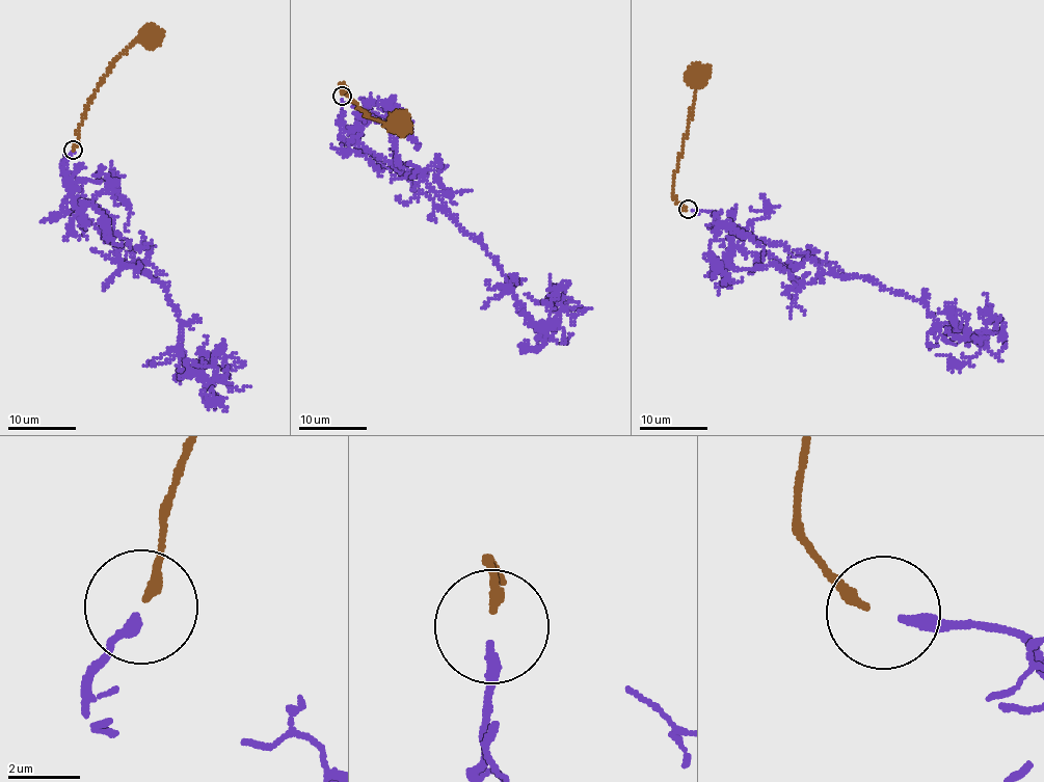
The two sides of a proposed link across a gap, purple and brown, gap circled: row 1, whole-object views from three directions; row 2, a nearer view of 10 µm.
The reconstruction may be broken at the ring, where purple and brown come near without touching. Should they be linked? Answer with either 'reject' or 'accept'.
accept

